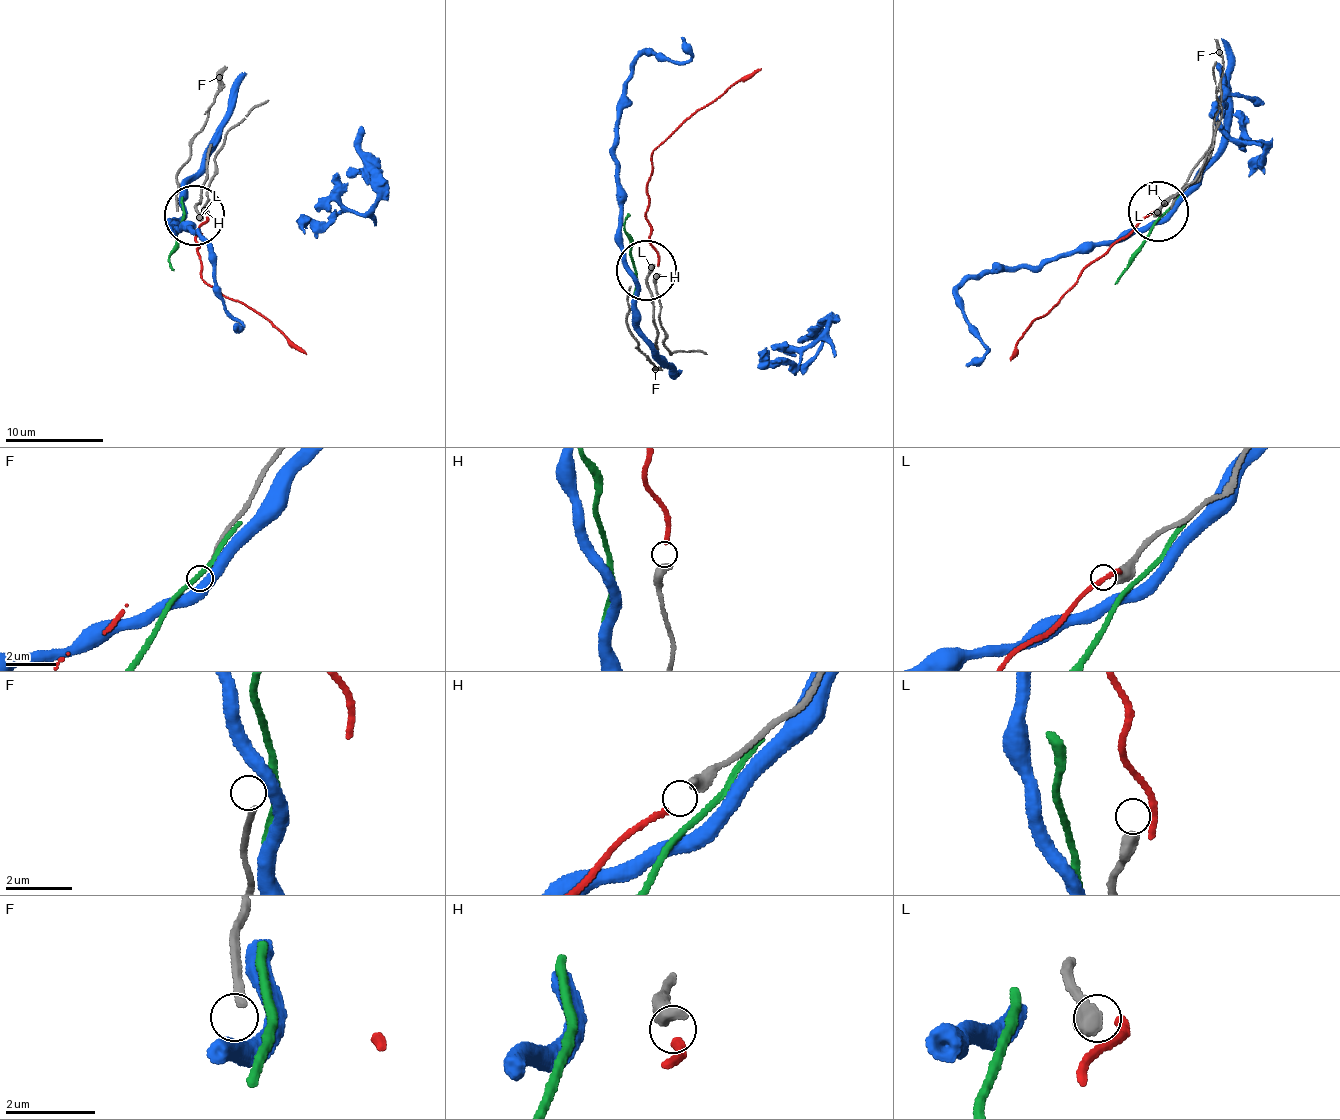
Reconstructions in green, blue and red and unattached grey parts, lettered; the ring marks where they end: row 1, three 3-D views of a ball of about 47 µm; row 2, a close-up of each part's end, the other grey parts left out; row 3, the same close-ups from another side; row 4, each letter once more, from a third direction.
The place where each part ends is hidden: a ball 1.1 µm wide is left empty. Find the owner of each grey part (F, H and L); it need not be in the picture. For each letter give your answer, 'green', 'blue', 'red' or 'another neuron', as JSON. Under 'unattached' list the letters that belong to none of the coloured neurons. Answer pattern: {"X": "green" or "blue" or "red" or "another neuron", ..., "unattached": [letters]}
{"F": "another neuron", "H": "red", "L": "another neuron", "unattached": ["F", "L"]}

